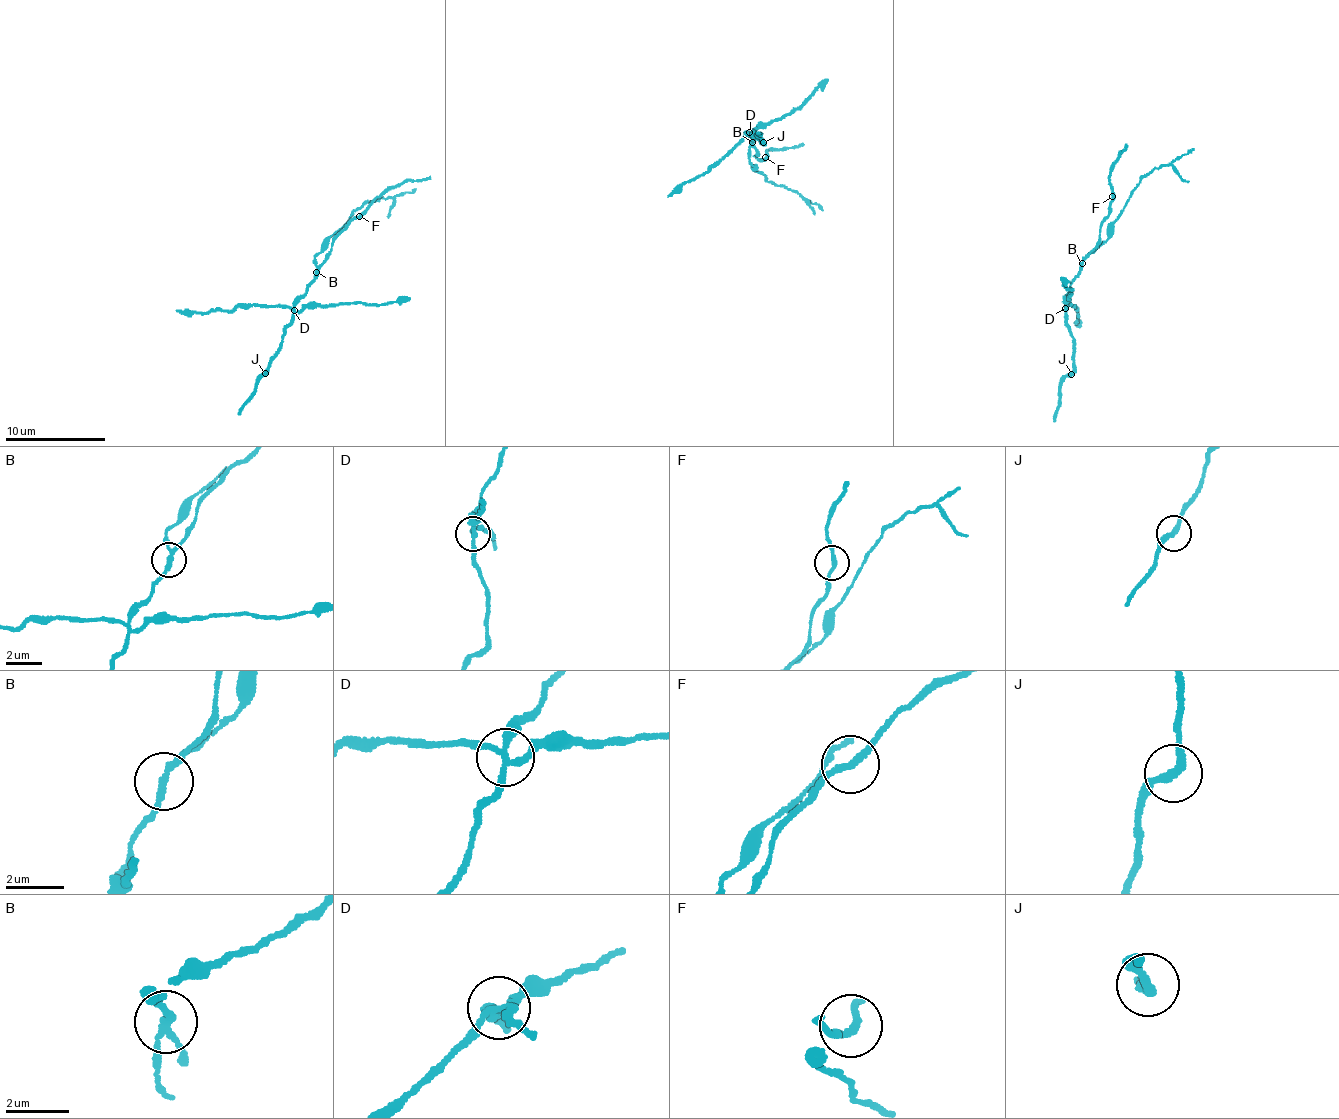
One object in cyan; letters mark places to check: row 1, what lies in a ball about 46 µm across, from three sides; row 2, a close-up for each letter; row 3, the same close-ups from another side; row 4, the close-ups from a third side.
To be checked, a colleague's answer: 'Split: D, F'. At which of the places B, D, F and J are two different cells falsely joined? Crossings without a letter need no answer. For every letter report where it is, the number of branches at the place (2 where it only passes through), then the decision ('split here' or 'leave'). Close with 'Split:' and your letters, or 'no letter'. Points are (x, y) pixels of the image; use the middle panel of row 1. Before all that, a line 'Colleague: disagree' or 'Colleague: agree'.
Colleague: disagree
B: at (752, 142); 3 branches meet; split here
D: at (749, 132); 4 branches meet; split here
F: at (765, 157); 2 branches meet; leave
J: at (763, 142); 2 branches meet; leave
Split: B, D

